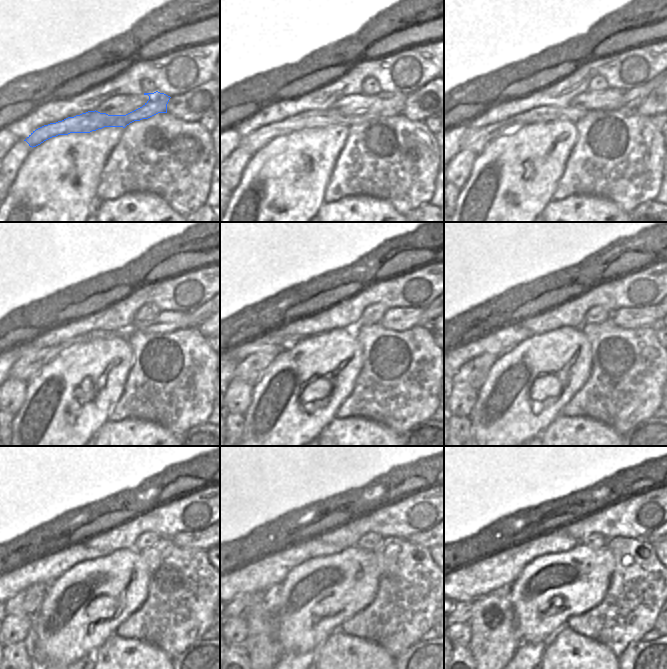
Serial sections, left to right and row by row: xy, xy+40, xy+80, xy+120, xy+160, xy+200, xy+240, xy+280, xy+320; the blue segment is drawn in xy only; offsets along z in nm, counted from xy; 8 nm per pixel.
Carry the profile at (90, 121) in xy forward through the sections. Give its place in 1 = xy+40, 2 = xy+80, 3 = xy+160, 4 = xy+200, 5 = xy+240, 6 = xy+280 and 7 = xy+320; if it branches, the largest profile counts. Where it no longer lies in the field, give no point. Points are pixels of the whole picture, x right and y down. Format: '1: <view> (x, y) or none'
1: xy+40 (387, 104)
2: xy+80 (475, 140)
3: xy+160 (250, 370)
4: xy+200 (474, 372)
5: xy+240 (26, 603)
6: xy+280 (241, 607)
7: xy+320 (464, 610)

